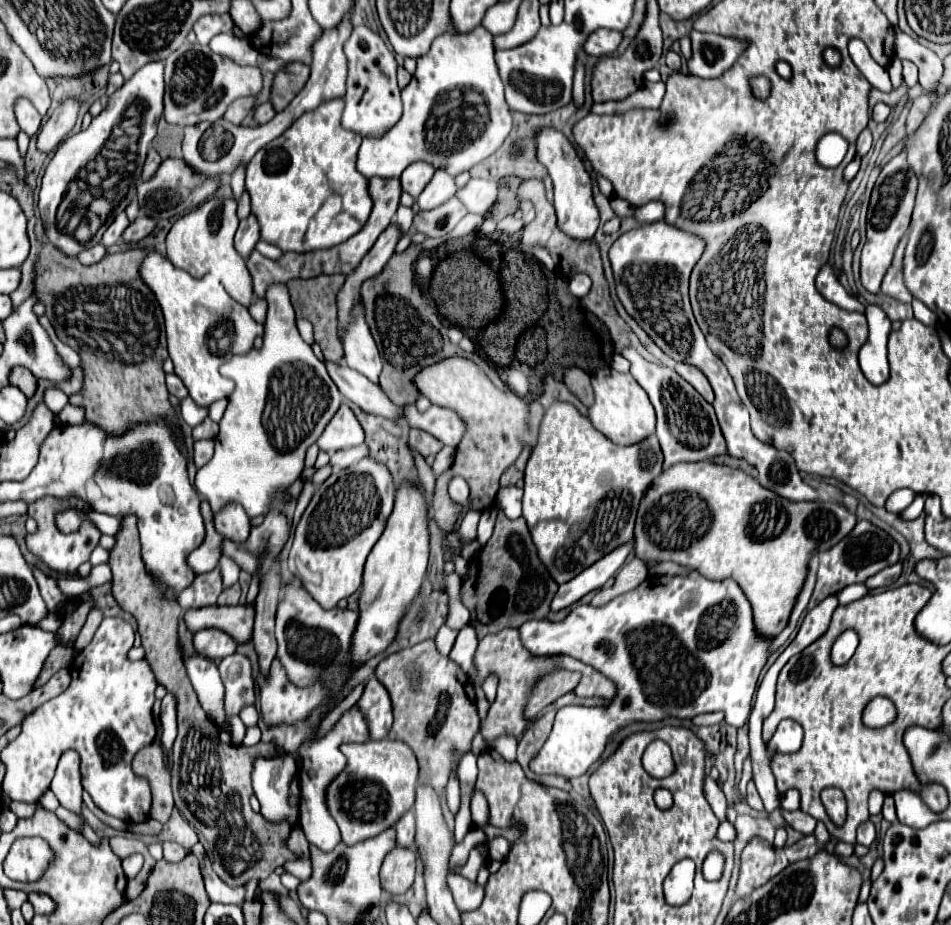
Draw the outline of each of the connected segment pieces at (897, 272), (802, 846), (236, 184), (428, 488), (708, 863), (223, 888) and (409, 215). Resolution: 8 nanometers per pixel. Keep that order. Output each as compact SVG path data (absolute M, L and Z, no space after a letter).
M909 230L901 239L901 243L897 245L895 249L895 257L893 257L893 263L891 267L887 269L887 275L883 279L883 285L881 285L881 291L893 299L899 299L903 303L911 303L913 295L911 291L905 287L905 281L903 281L903 259L904 252L908 241Z
M807 835L791 847L775 849L765 839L751 839L741 855L741 873L737 881L737 897L749 895L757 885L763 885L771 877L775 877L789 863L799 859L811 859L817 855L819 843L815 835Z
M237 167L233 173L231 173L231 189L233 189L233 195L235 199L239 199L241 191L245 189L245 167Z
M409 447L412 455L415 459L415 467L418 471L418 476L426 494L433 496L435 490L435 477L431 470L431 467L426 463L424 457L422 457L416 450Z
M711 851L703 861L703 877L707 881L719 881L723 875L723 867L725 867L725 857L719 851Z
M193 845L191 849L193 855L197 855L199 859L199 865L201 865L201 873L203 873L203 879L205 879L205 887L207 887L207 893L209 893L209 899L213 903L231 903L231 905L241 905L245 901L245 889L233 889L229 885L225 885L219 875L211 869L211 861L203 849L203 845Z
M401 205L395 215L395 225L399 227L399 235L405 235L411 229L411 221L413 221L413 211L409 207Z

